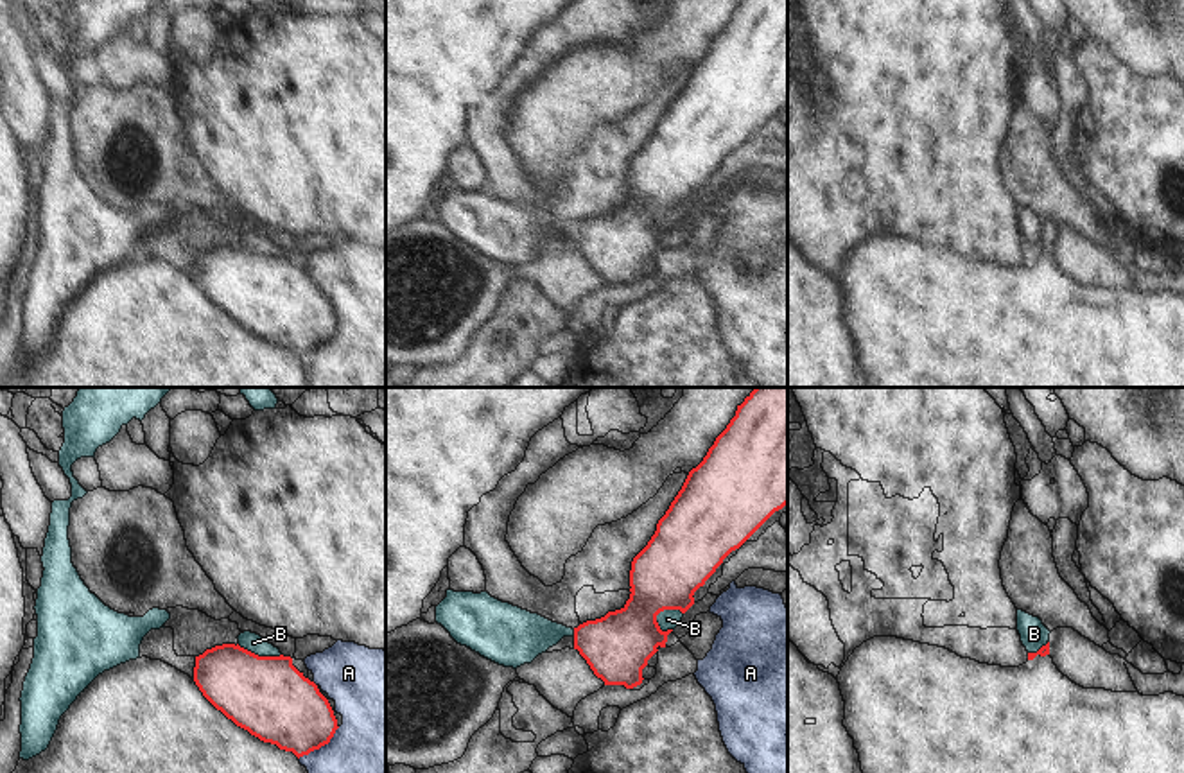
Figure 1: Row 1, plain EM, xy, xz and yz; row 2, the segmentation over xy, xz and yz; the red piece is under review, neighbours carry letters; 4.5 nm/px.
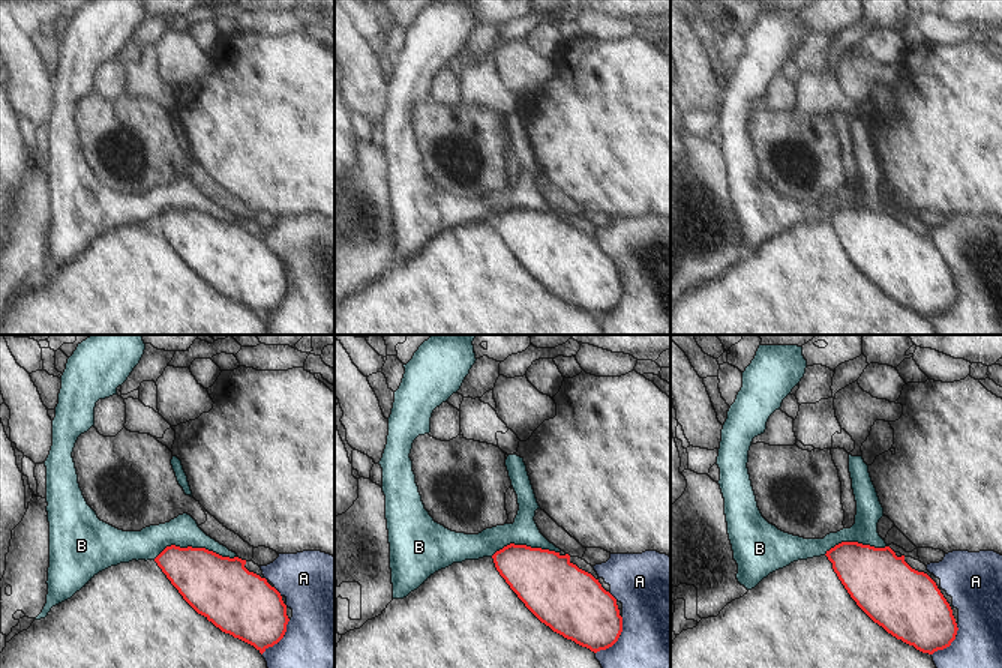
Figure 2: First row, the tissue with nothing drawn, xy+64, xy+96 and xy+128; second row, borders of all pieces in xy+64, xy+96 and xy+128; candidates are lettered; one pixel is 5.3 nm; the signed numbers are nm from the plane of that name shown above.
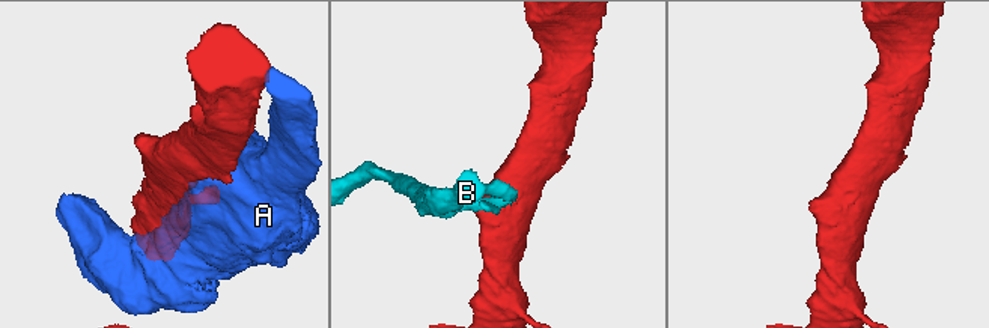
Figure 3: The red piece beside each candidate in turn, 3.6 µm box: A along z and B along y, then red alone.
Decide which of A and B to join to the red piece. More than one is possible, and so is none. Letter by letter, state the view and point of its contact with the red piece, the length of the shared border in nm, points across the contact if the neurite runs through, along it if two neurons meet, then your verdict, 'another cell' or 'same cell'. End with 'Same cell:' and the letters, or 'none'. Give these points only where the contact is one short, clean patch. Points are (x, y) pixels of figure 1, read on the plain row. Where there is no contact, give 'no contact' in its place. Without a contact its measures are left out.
A: contact xy (320, 345); length 240 nm; another cell
B: contact xz (666, 207); length 130 nm; border xz (682, 210), (662, 208), (655, 219); another cell
Same cell: none

